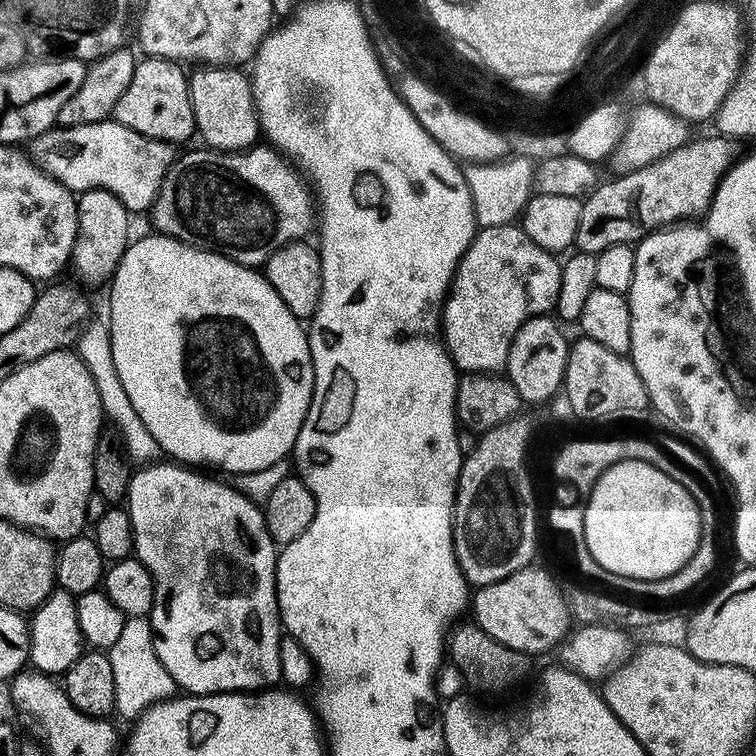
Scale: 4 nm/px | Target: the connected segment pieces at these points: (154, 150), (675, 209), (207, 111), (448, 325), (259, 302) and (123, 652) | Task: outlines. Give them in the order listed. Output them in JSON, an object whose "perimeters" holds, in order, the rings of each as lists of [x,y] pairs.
{"perimeters":[[[[109,118],[102,122],[47,128],[41,136],[36,136],[31,140],[30,155],[32,161],[43,172],[62,182],[72,192],[79,194],[101,188],[117,196],[122,202],[122,206],[126,206],[129,213],[132,214],[147,213],[151,209],[170,166],[178,159],[177,149],[173,145],[154,138],[146,138],[142,134],[138,134],[138,130],[130,130],[126,126],[122,126],[115,118]]],[[[711,134],[701,140],[689,139],[670,154],[650,166],[597,183],[582,200],[582,218],[578,222],[575,247],[593,254],[606,250],[606,246],[632,244],[670,224],[687,221],[703,213],[712,201],[720,179],[741,155],[733,137]]],[[[200,66],[188,77],[194,106],[196,132],[209,149],[217,152],[242,152],[261,139],[262,129],[252,97],[252,81],[236,66]]],[[[515,223],[481,227],[452,279],[442,309],[442,339],[461,373],[507,369],[514,334],[530,318],[547,316],[558,302],[561,261],[530,242]]],[[[159,234],[151,235],[152,236],[144,236],[141,240],[133,239],[131,243],[129,243],[128,249],[125,250],[124,256],[120,259],[120,265],[116,268],[116,273],[112,275],[110,281],[112,293],[109,294],[108,305],[106,305],[106,311],[110,318],[110,326],[112,327],[114,367],[118,370],[118,378],[122,382],[122,390],[126,390],[126,394],[130,397],[130,406],[134,406],[134,410],[138,410],[138,418],[142,418],[146,430],[150,430],[150,434],[156,439],[157,449],[159,449],[161,453],[169,452],[169,454],[172,455],[169,457],[171,457],[173,461],[179,462],[185,466],[204,466],[200,464],[213,464],[214,467],[221,468],[224,472],[232,472],[231,474],[253,472],[254,470],[266,470],[266,466],[274,466],[274,462],[285,459],[285,457],[295,449],[298,430],[306,418],[308,407],[310,406],[310,398],[312,397],[312,391],[314,390],[312,355],[310,354],[308,334],[305,325],[292,313],[290,306],[286,306],[286,302],[282,302],[282,298],[278,298],[278,290],[274,290],[274,286],[270,286],[270,282],[264,276],[263,271],[257,270],[255,267],[246,264],[240,264],[236,260],[231,260],[228,256],[221,256],[220,253],[211,251],[207,248],[198,248],[194,244],[184,244],[181,240],[175,240],[173,236],[161,236]]],[[[133,616],[125,619],[122,635],[118,637],[118,642],[114,642],[108,657],[110,666],[114,666],[114,694],[116,712],[119,715],[135,718],[159,700],[170,700],[177,695],[174,678],[170,678],[166,666],[162,666],[158,658],[152,626],[145,617]]]]}

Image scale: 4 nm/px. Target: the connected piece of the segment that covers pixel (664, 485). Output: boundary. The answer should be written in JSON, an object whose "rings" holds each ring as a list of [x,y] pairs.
{"rings":[[[627,460],[626,462],[618,462],[614,466],[610,466],[610,468],[598,478],[595,486],[592,487],[592,491],[587,493],[586,500],[588,500],[588,505],[582,509],[586,546],[590,550],[594,562],[598,562],[598,566],[602,566],[612,576],[625,576],[626,578],[638,578],[639,580],[661,580],[662,578],[666,578],[670,574],[674,574],[692,557],[702,535],[700,508],[694,502],[691,494],[688,493],[675,478],[662,474],[654,466],[650,466],[641,460]]]}

